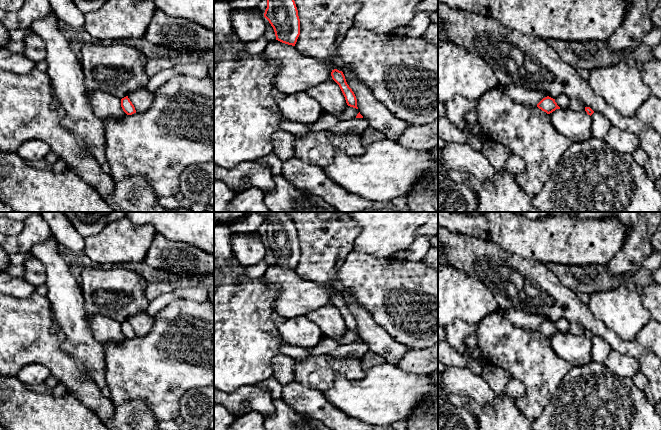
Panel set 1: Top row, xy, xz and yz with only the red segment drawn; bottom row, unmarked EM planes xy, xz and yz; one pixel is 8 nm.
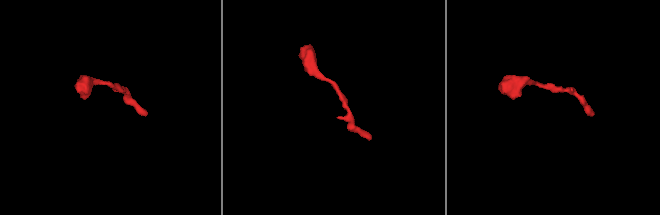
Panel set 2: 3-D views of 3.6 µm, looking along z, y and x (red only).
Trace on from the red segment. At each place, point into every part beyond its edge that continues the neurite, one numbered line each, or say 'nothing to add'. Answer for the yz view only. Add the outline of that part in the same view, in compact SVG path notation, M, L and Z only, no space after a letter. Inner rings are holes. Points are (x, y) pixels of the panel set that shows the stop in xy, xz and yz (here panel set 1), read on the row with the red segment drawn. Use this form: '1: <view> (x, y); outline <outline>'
nothing to add

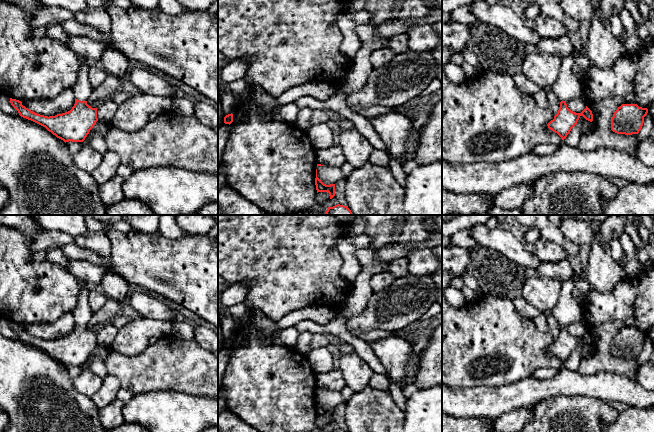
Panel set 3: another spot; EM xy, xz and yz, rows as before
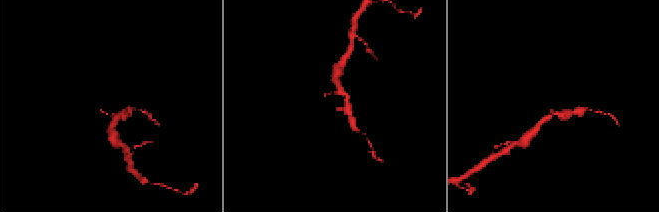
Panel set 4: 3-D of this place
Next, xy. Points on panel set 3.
1: xy (82, 90); outline M81 56L81 68L75 86L72 88L74 96L80 101L87 101L93 91L88 79L88 70L90 66L87 60Z

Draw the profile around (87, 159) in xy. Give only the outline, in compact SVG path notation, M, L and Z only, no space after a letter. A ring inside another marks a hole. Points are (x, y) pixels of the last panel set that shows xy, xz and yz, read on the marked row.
M83 142L81 150L73 156L75 165L81 170L92 173L102 162L102 154Z

